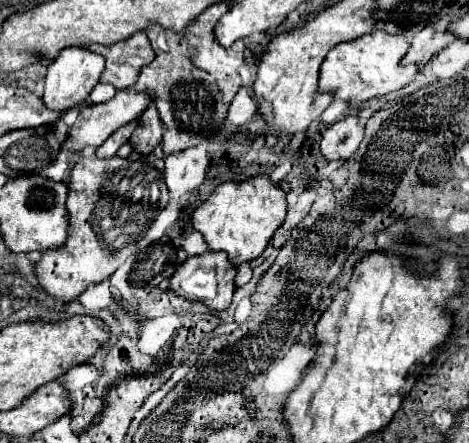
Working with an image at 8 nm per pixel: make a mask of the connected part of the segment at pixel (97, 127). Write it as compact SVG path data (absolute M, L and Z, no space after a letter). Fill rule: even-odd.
M125 89L125 91L117 91L117 95L111 101L105 101L105 103L99 103L99 105L95 105L95 103L87 105L79 113L75 125L69 129L69 137L61 145L61 149L63 151L83 151L85 147L99 147L99 145L103 145L105 139L109 139L119 127L135 121L147 109L149 103L151 103L151 97L147 93L135 93L135 91Z

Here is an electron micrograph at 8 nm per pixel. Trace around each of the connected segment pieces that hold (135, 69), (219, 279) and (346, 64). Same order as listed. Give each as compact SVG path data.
M139 31L115 45L87 45L87 49L105 57L101 83L111 83L117 89L133 87L139 79L141 67L155 59L155 51L149 47L145 31Z
M207 251L205 255L189 257L185 263L181 263L169 281L171 283L169 289L191 303L203 303L213 311L225 311L231 305L231 297L235 291L233 279L235 279L235 267L229 263L229 259L225 259L225 255L221 253Z
M369 31L353 41L339 43L333 47L323 65L317 93L331 93L333 99L345 103L365 103L373 97L381 97L405 87L417 73L415 67L401 67L401 59L409 45L403 35L387 35L385 31Z

